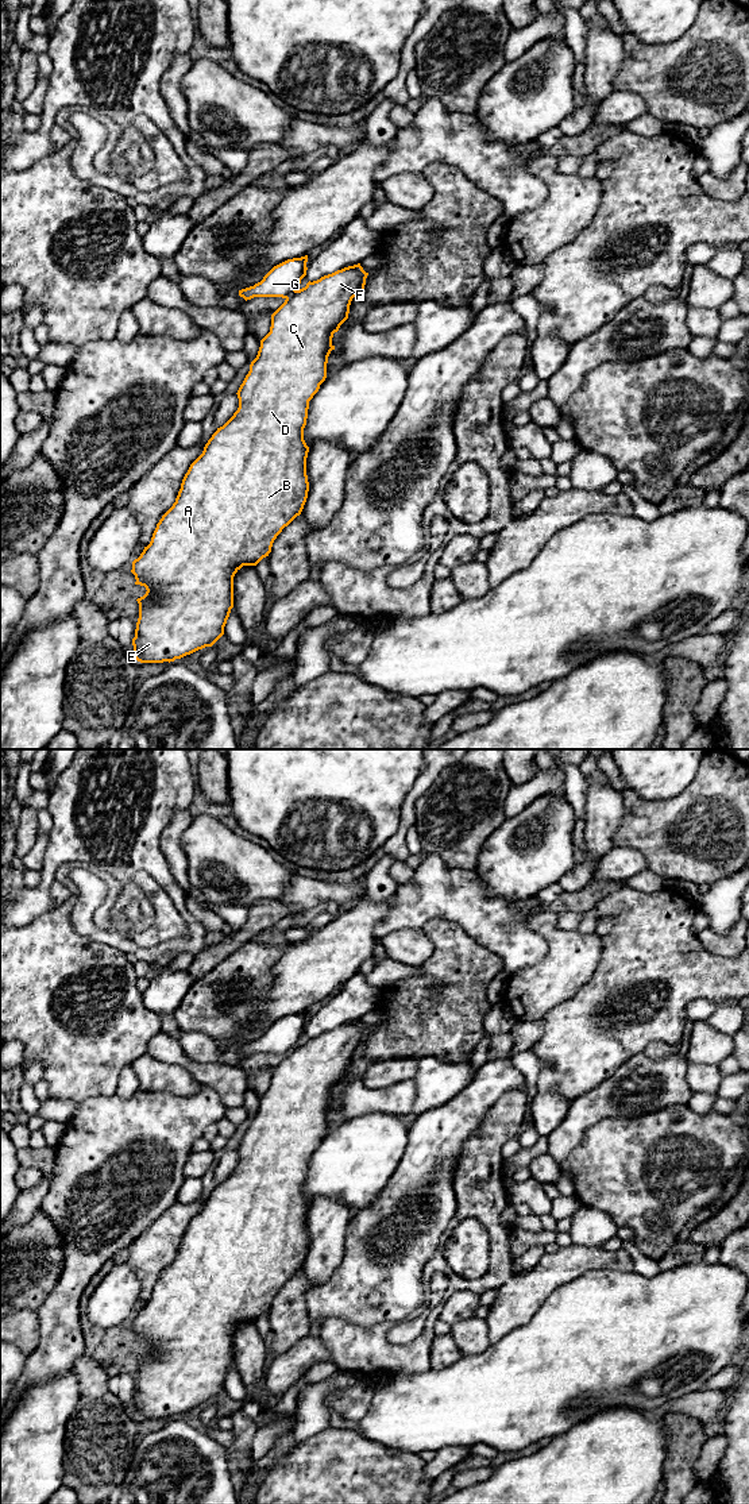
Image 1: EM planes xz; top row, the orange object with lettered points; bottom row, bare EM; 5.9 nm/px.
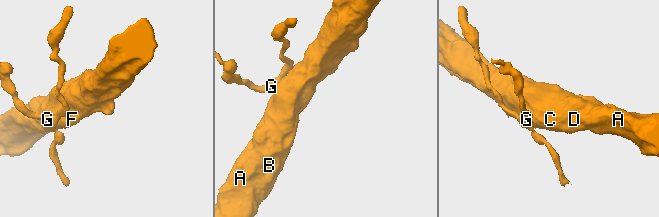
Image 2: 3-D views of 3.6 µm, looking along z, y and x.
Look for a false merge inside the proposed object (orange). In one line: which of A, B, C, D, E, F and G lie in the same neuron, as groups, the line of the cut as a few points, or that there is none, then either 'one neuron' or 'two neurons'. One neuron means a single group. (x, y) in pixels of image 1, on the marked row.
groups A B C D E F / G; cut xz (296, 290), (286, 299); two neurons

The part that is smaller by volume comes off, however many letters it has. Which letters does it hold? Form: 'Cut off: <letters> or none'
Cut off: G

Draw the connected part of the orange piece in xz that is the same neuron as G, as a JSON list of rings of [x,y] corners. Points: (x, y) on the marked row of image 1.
[[[308,255],[287,259],[274,266],[260,282],[239,290],[239,296],[246,301],[254,297],[282,297],[287,298],[296,292],[301,279],[306,275]]]

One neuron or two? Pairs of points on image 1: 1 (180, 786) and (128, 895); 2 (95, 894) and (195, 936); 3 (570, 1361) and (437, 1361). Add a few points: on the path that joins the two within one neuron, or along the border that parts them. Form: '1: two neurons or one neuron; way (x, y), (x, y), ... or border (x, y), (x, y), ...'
1: one neuron; way (153, 813), (134, 847), (134, 864), (130, 868)
2: one neuron; way (92, 928), (139, 952), (161, 949)
3: two neurons; border (463, 1356), (447, 1366), (431, 1368)

